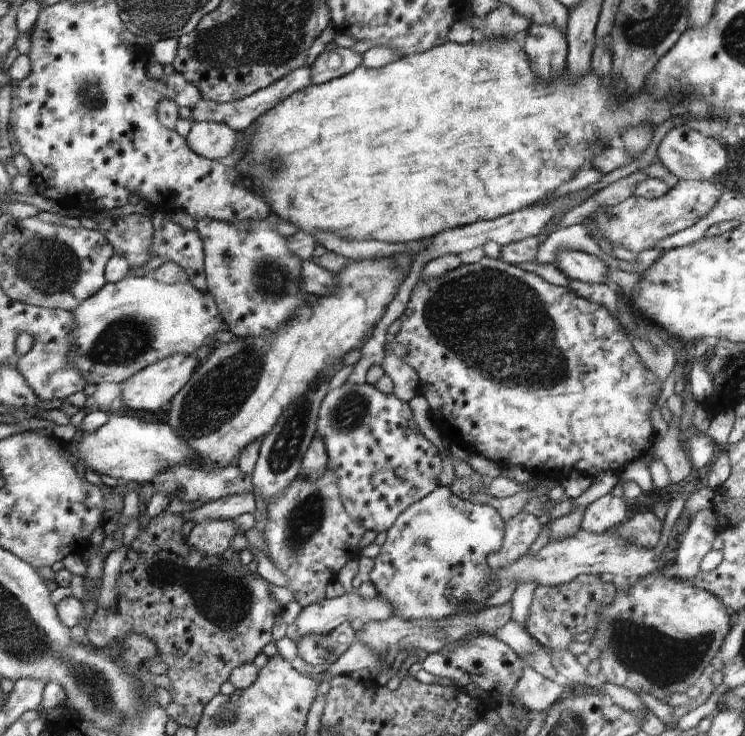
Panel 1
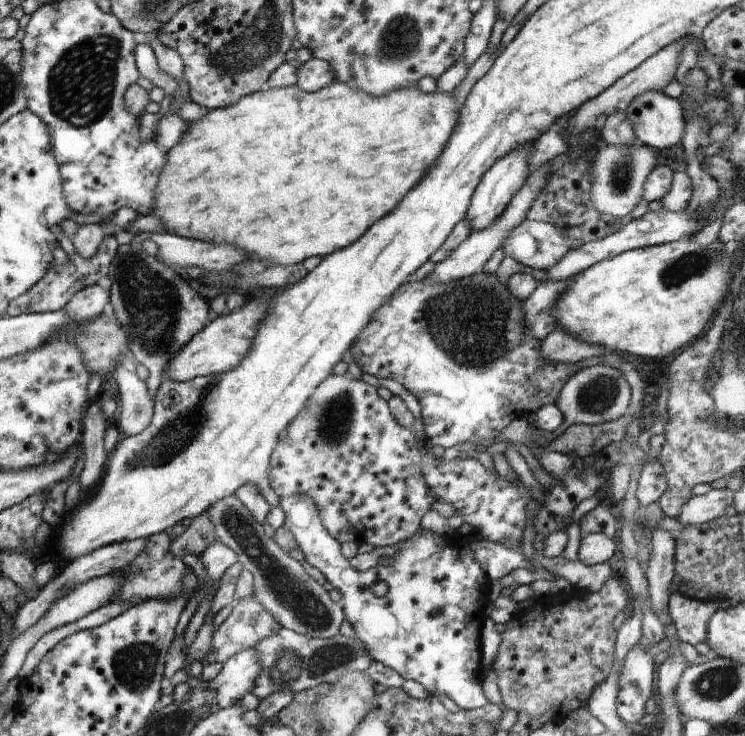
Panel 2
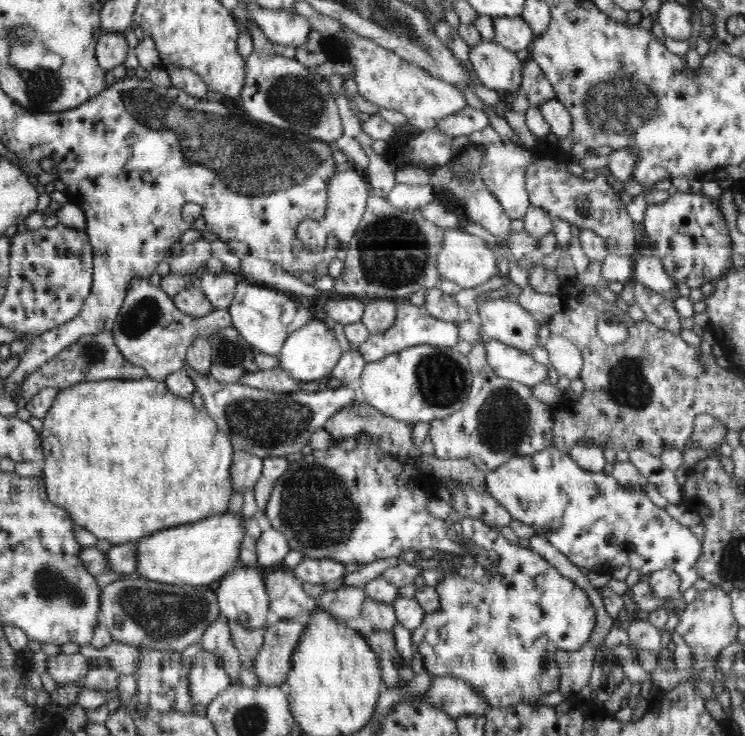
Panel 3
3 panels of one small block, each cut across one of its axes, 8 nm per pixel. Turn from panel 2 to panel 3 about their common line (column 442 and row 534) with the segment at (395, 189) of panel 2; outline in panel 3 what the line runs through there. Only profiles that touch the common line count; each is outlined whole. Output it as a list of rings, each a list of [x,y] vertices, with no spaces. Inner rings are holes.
[[[143,378],[79,382],[74,386],[60,390],[42,421],[44,422],[41,430],[44,455],[42,477],[48,500],[63,508],[77,526],[89,530],[98,539],[108,540],[112,545],[134,543],[157,530],[224,514],[229,510],[229,503],[234,501],[235,492],[229,472],[236,452],[230,438],[218,429],[218,424],[213,418],[210,418],[205,408],[198,410],[189,398],[172,394],[165,381]]]

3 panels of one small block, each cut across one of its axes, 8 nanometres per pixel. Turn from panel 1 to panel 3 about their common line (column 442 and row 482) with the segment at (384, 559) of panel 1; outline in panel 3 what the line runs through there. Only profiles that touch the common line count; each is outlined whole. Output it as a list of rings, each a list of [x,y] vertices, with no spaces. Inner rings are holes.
[[[549,447],[541,452],[534,453],[531,455],[526,455],[523,457],[510,458],[508,462],[504,462],[492,470],[490,474],[486,474],[485,480],[487,481],[488,492],[512,515],[513,519],[516,519],[526,525],[530,525],[533,528],[534,534],[544,535],[550,543],[555,547],[558,547],[562,553],[564,553],[572,563],[577,567],[589,568],[590,571],[599,573],[610,573],[614,569],[621,566],[629,566],[630,568],[635,568],[638,570],[639,574],[648,575],[654,571],[659,571],[662,569],[673,569],[678,577],[680,577],[682,593],[693,587],[693,584],[700,578],[698,574],[698,569],[696,569],[696,562],[702,554],[702,541],[697,538],[691,531],[691,527],[686,527],[666,513],[666,509],[660,508],[650,499],[646,493],[641,489],[632,489],[623,487],[611,474],[606,474],[603,471],[588,471],[584,470],[578,463],[569,455],[569,453],[562,453],[560,450]]]

